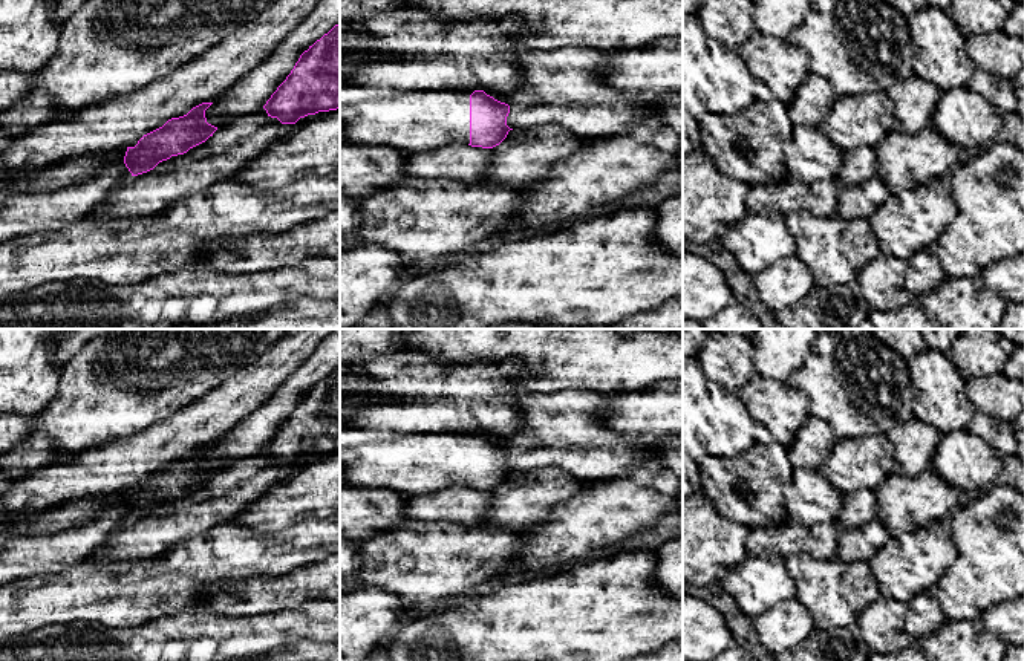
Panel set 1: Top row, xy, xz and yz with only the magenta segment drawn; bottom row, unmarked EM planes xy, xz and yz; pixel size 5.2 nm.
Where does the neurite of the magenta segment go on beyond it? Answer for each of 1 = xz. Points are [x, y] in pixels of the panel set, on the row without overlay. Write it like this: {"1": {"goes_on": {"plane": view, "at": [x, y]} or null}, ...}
{"1": {"goes_on": {"plane": "xz", "at": [423, 462]}}}

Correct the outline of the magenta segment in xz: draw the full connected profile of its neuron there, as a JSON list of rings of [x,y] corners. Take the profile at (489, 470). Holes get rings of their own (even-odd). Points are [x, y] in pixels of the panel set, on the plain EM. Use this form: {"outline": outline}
{"outline": [[[413,433],[396,441],[340,448],[343,485],[381,487],[404,496],[433,493],[448,487],[493,491],[508,477],[510,448],[484,433]]]}

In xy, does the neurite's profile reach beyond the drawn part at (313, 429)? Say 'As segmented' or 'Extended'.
As segmented

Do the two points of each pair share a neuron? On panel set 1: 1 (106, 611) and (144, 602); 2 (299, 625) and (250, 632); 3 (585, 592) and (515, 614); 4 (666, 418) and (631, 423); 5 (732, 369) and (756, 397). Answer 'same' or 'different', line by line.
1: same
2: same
3: same
4: same
5: different

